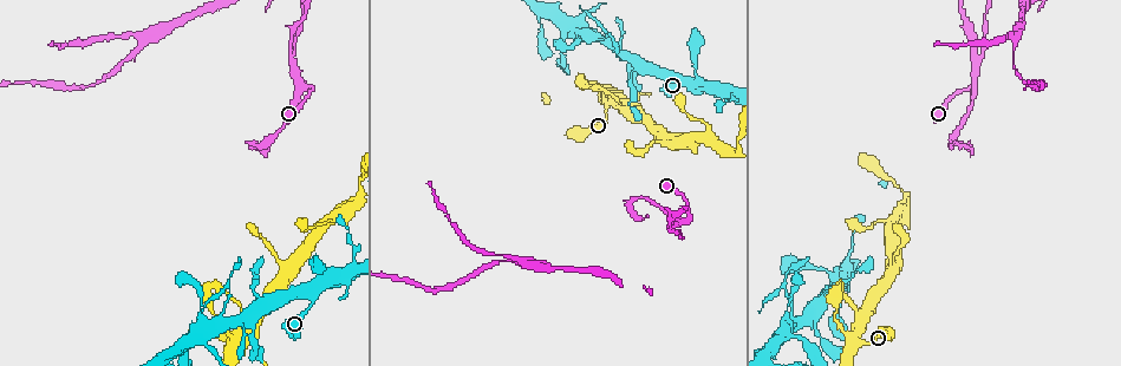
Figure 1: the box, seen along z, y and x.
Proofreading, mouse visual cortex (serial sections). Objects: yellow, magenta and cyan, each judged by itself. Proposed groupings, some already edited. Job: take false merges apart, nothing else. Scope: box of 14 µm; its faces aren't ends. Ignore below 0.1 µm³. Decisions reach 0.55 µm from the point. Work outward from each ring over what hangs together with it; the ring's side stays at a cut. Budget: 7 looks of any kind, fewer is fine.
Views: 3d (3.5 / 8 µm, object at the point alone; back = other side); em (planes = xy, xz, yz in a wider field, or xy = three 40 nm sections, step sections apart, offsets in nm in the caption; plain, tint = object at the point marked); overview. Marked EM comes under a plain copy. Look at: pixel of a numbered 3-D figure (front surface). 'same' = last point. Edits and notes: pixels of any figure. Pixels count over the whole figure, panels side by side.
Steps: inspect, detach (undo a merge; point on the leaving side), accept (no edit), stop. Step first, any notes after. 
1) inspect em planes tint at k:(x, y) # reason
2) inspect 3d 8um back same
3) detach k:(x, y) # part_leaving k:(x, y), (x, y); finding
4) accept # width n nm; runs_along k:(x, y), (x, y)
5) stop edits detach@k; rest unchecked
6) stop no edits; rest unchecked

inspect 3d 3.5um at 1:(905, 207)

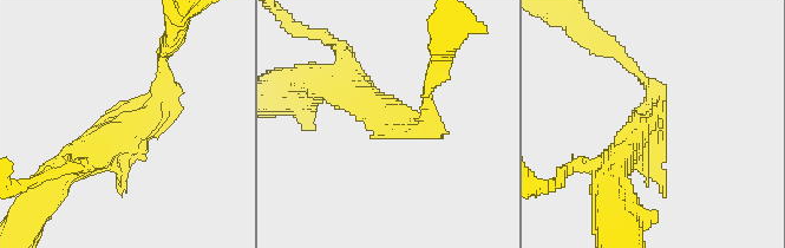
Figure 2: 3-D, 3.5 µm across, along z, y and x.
inspect em xy step 3 tint at 2:(142, 126) # now the EM

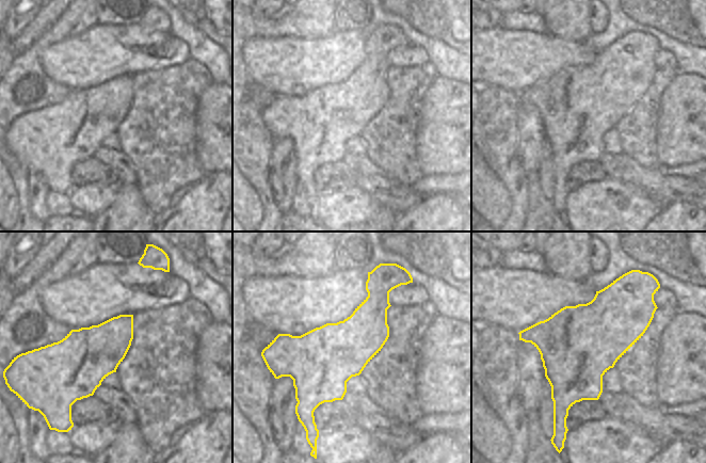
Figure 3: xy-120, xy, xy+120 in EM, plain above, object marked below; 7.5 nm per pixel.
inspect em xy step 2 tint same # cut it another way

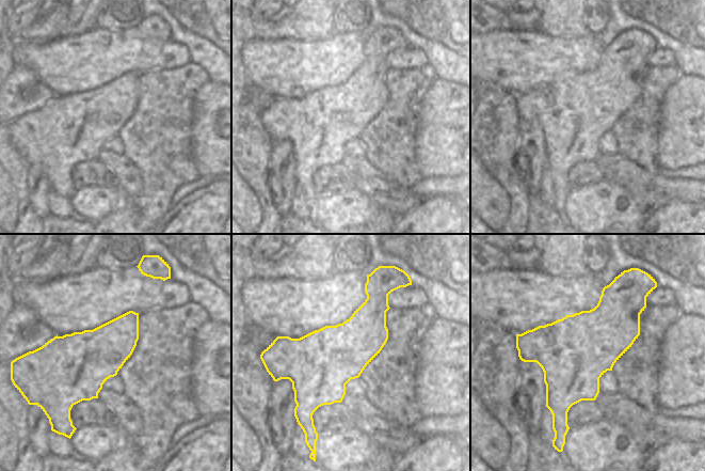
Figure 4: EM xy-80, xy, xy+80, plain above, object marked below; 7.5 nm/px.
accept # runs_along 2:(79, 161), (155, 110), (162, 63); all the same cell

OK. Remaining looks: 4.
inspect 3d 8um at 1:(314, 290) # four-way junction

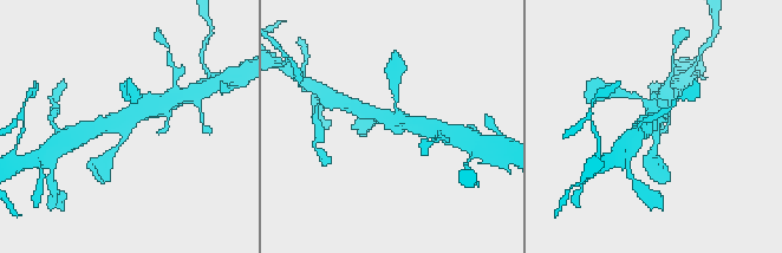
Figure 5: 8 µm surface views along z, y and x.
inspect em xy step 5 tint at 5:(389, 118) # arms 4; arm_widths 200, 250, 450, 450 nm

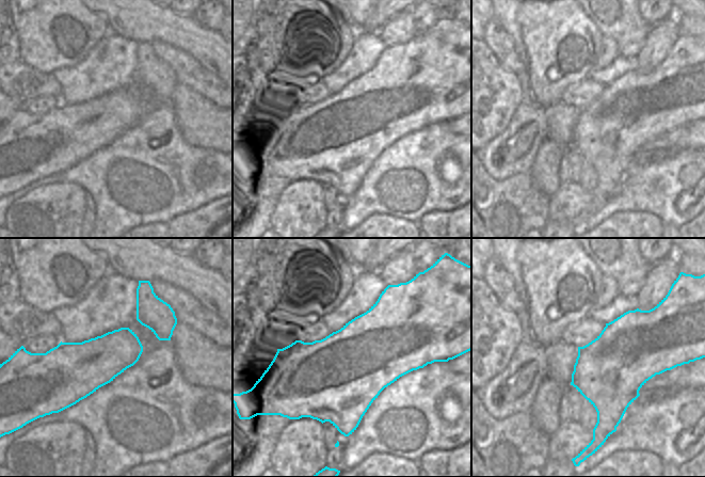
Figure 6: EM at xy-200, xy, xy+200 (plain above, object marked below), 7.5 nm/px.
accept # one cell here

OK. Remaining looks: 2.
inspect 3d 3.5um at 1:(977, 63) # arms part here

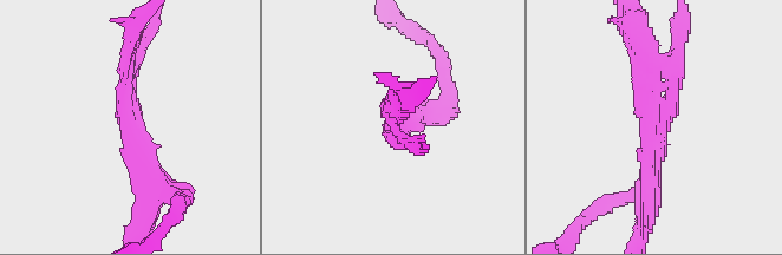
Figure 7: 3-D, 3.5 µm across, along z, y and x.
inspect em xy step 3 tint at 7:(126, 119) # arms 3; arm_widths 150, 200, 250 nm

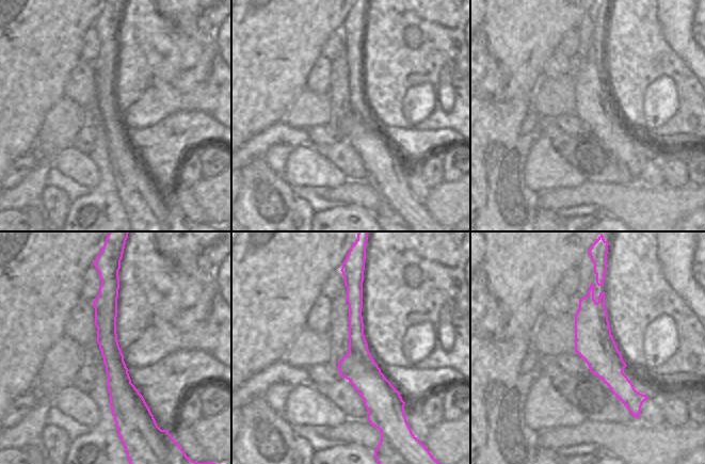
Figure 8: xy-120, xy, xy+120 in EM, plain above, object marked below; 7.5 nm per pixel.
detach 7:(126, 46) # width 260 nm; a second cell is stuck on

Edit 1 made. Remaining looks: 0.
stop edits detach@7; rest unchecked

